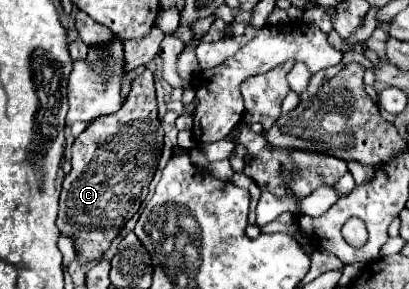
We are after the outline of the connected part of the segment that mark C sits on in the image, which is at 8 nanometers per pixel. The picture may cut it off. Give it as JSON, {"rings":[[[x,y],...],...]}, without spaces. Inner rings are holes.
{"rings":[[[145,69],[141,75],[137,75],[131,81],[131,93],[123,103],[123,107],[111,115],[105,115],[103,119],[95,119],[93,123],[89,123],[89,127],[73,143],[73,169],[63,179],[57,227],[61,235],[73,239],[79,265],[101,259],[111,247],[111,241],[125,227],[125,223],[139,211],[141,201],[147,197],[147,187],[157,169],[161,147],[163,147],[163,129],[161,121],[157,119],[153,73]]]}

